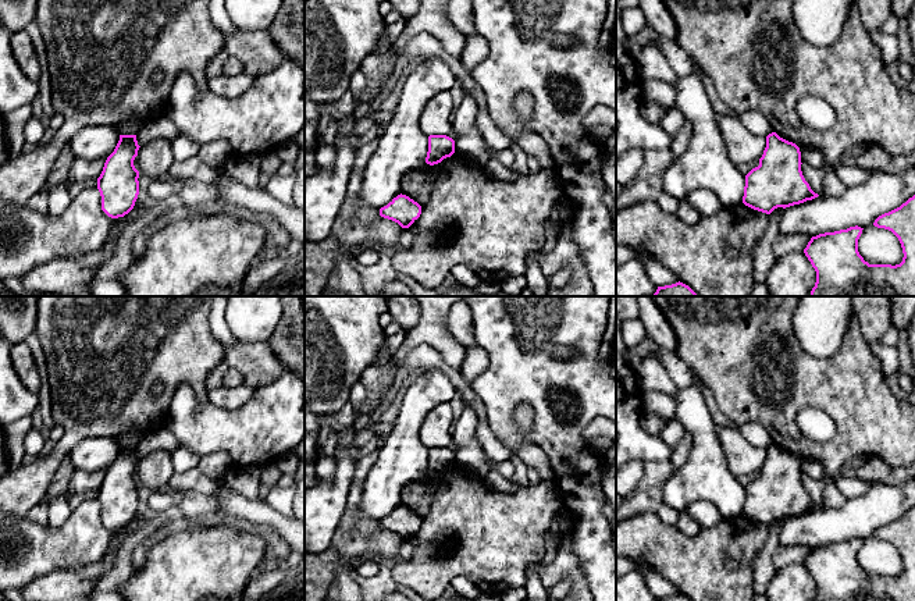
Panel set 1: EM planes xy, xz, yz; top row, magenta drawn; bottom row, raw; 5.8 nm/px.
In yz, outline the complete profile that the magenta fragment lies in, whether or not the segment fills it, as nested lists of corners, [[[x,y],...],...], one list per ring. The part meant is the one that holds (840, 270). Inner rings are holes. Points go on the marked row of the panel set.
[[[915,195],[879,216],[875,227],[891,231],[902,248],[900,264],[869,264],[858,252],[861,227],[812,237],[804,249],[816,271],[809,296],[915,296]]]

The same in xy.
[[[120,135],[97,178],[102,210],[111,218],[128,214],[139,195],[139,171],[133,166],[139,145],[136,135]]]

